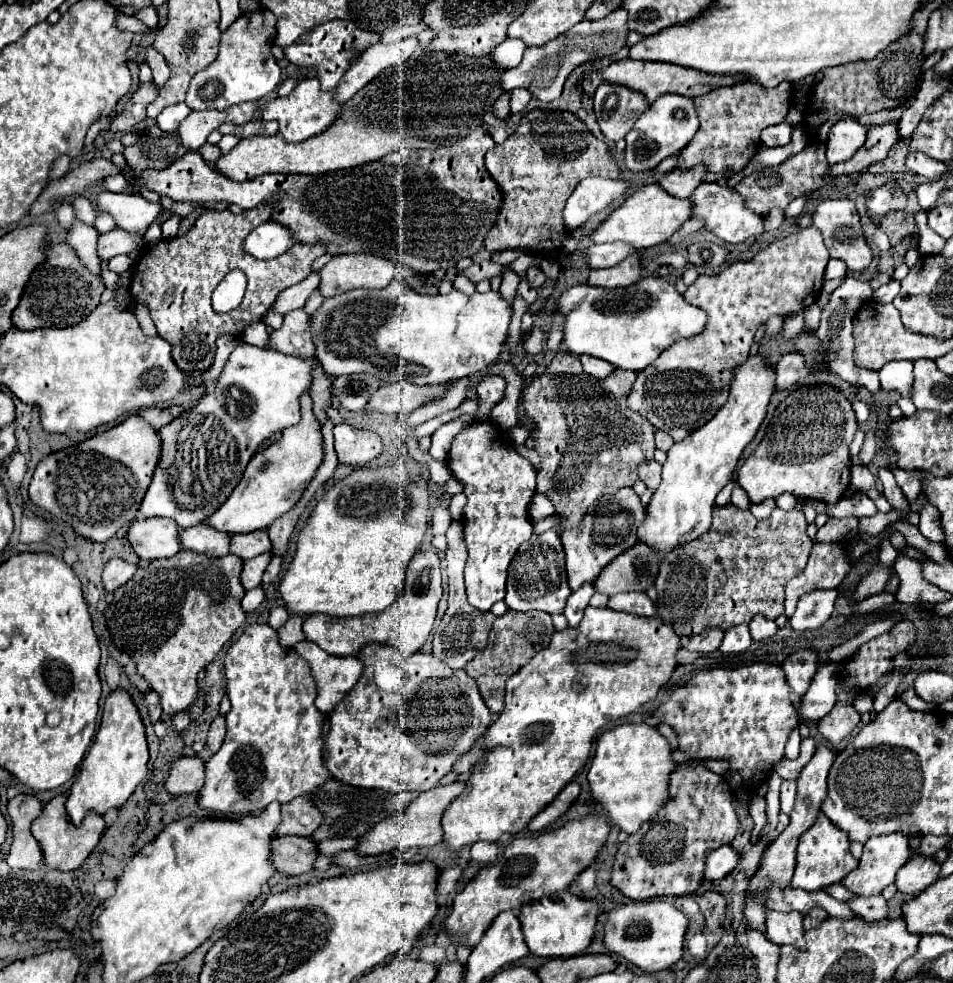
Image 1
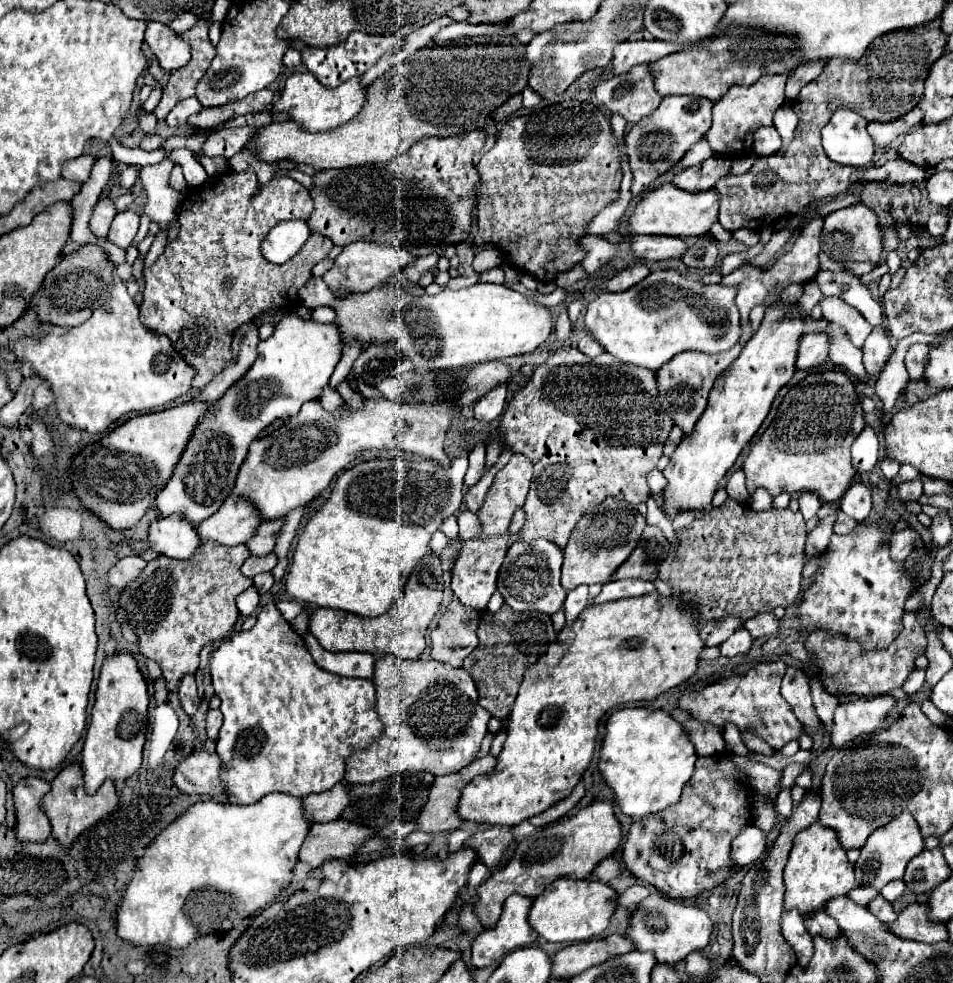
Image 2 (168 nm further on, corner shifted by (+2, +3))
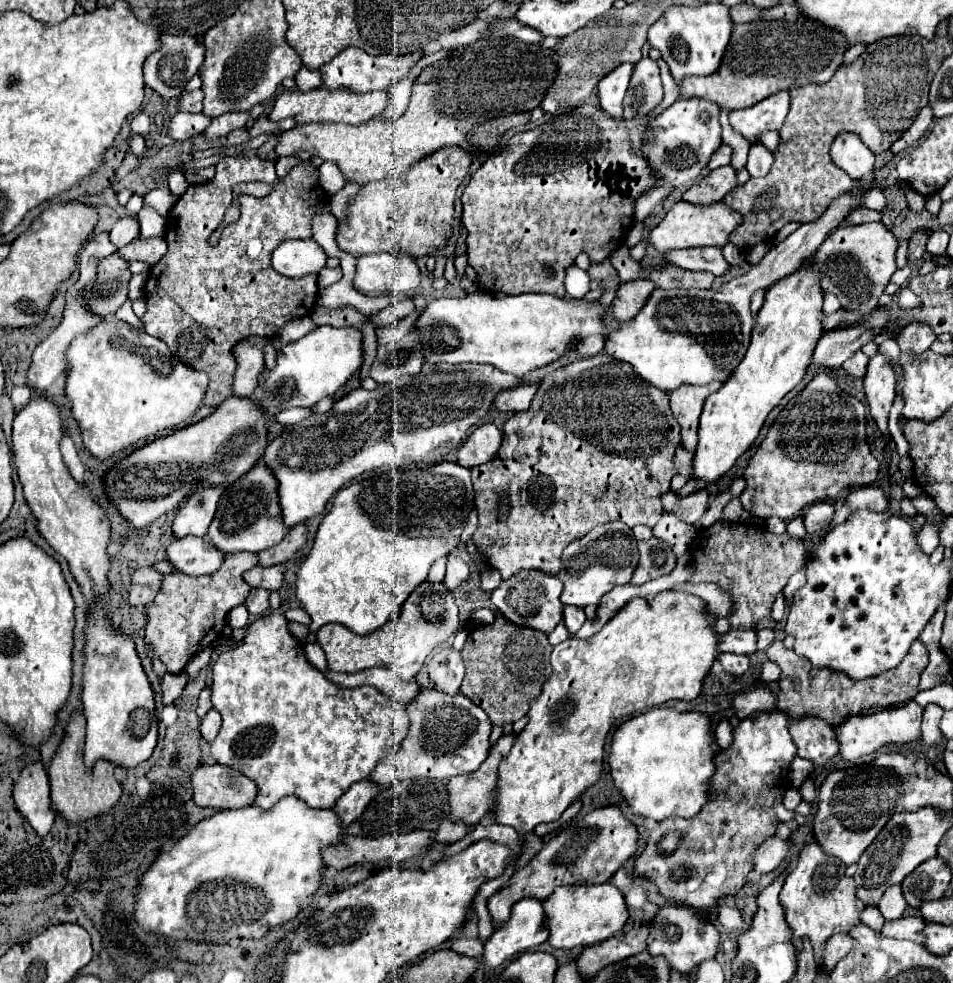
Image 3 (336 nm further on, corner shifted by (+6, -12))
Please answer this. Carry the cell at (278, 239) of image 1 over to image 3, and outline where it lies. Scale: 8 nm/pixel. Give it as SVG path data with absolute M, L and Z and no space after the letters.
M285 240L271 256L273 268L289 278L301 278L319 272L325 266L327 254L315 240Z

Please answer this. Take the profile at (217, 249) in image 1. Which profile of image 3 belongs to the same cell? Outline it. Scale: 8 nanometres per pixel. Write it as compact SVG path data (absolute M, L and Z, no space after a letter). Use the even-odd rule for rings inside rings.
M231 156L223 158L217 166L217 174L207 184L189 186L187 192L177 200L167 216L167 254L149 270L149 278L145 282L147 294L147 312L141 316L143 330L149 336L155 336L167 344L173 356L177 356L183 364L203 370L209 376L209 388L203 398L203 404L215 408L225 398L231 396L235 358L233 346L245 336L277 336L281 328L301 316L307 316L317 300L317 278L315 274L303 278L285 278L279 276L271 268L271 252L279 242L287 238L311 238L311 204L325 196L317 182L317 170L309 164L293 168L285 178L277 178L275 160L267 160L261 156L243 158ZM239 182L265 182L271 186L267 196L251 196L239 194L233 196L233 186ZM233 202L239 202L239 220L223 226L221 238L217 244L209 244L209 236L223 224L223 218ZM175 320L181 322L181 328L175 328Z

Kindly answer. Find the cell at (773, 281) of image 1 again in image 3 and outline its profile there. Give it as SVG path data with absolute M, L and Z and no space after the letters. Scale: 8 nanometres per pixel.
M711 382L705 386L687 386L675 388L675 392L667 392L671 400L671 412L681 428L681 446L687 450L697 448L697 426L703 402L709 394L717 392L721 388L721 382Z

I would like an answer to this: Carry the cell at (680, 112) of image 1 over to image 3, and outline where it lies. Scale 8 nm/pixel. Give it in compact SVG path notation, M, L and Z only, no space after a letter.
M677 100L673 106L669 106L661 116L653 118L649 134L641 146L641 152L653 170L653 176L657 180L657 186L643 192L639 200L635 200L635 214L633 224L643 222L645 216L663 202L665 196L669 196L675 188L687 190L691 184L695 184L711 158L711 154L721 146L721 126L719 126L719 108L711 104L709 100Z

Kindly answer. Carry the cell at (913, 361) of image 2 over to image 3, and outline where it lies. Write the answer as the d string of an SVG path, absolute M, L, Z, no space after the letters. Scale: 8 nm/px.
M919 322L909 324L897 336L897 344L901 352L911 352L911 356L921 356L923 352L927 352L933 340L935 340L935 334L931 334L927 324L919 324Z

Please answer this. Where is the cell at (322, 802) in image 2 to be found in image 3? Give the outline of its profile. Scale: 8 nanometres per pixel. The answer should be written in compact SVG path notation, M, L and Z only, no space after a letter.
M361 780L361 782L355 782L337 802L335 806L331 808L333 812L337 812L339 820L343 826L349 826L353 820L357 820L363 810L367 808L367 804L373 800L373 796L379 792L381 788L375 786L373 782L369 780Z

